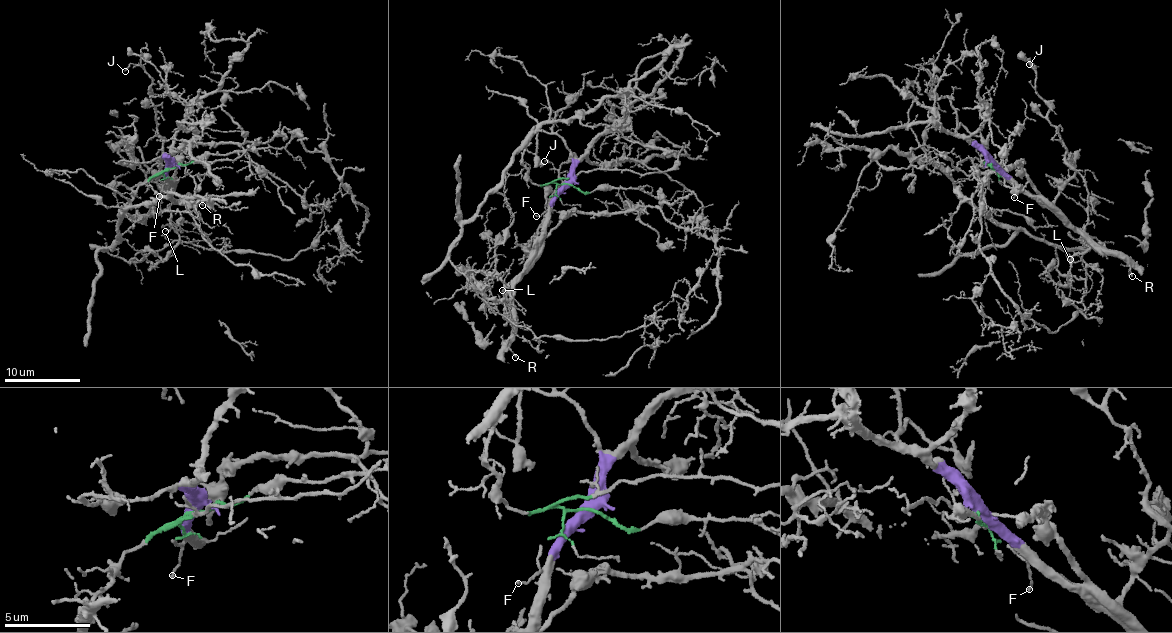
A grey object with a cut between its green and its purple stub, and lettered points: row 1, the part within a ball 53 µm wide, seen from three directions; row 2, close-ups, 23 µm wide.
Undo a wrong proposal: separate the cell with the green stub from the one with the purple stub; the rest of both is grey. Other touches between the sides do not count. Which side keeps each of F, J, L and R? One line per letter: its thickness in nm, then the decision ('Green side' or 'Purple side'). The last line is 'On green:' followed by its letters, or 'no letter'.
F: Thickness 130 nm. Purple side
J: Thickness 130 nm. Purple side
L: Thickness 110 nm. Purple side
R: Thickness 140 nm. Purple side
On green: no letter

